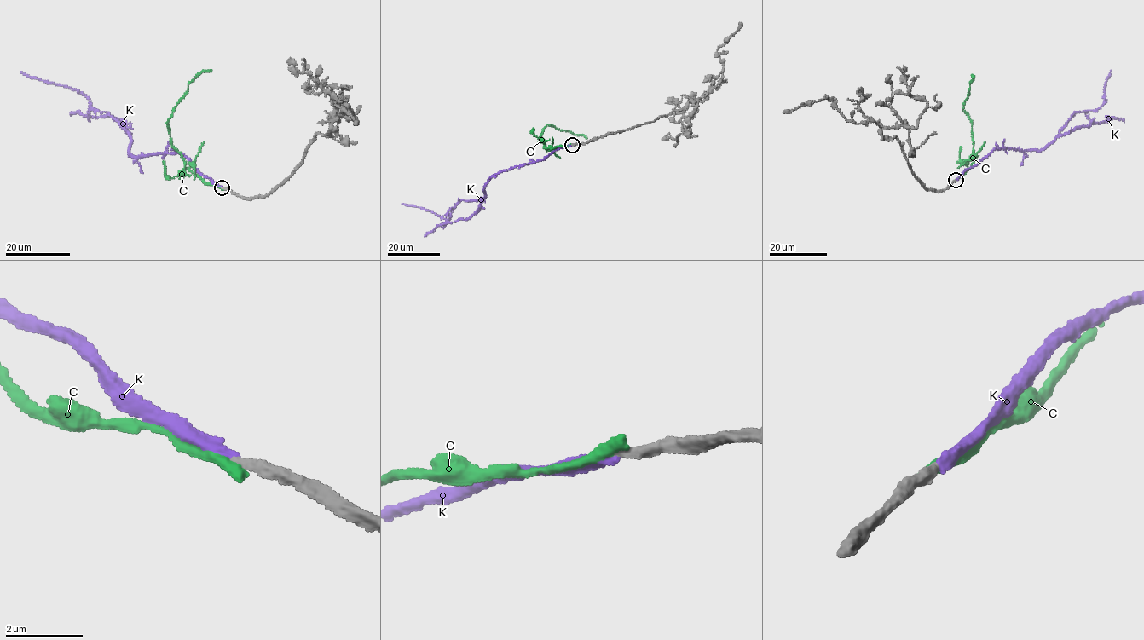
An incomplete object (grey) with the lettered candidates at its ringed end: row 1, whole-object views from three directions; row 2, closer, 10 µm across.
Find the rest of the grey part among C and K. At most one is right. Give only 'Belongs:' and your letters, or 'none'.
Belongs: K

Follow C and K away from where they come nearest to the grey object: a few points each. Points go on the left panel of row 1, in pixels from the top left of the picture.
C: (222, 188), (204, 183), (186, 167), (181, 153), (170, 141), (167, 121), (188, 84), (205, 71), (211, 72)
K: (222, 188), (202, 175), (182, 154), (130, 155), (127, 131), (106, 112), (91, 108), (87, 97), (20, 72)

